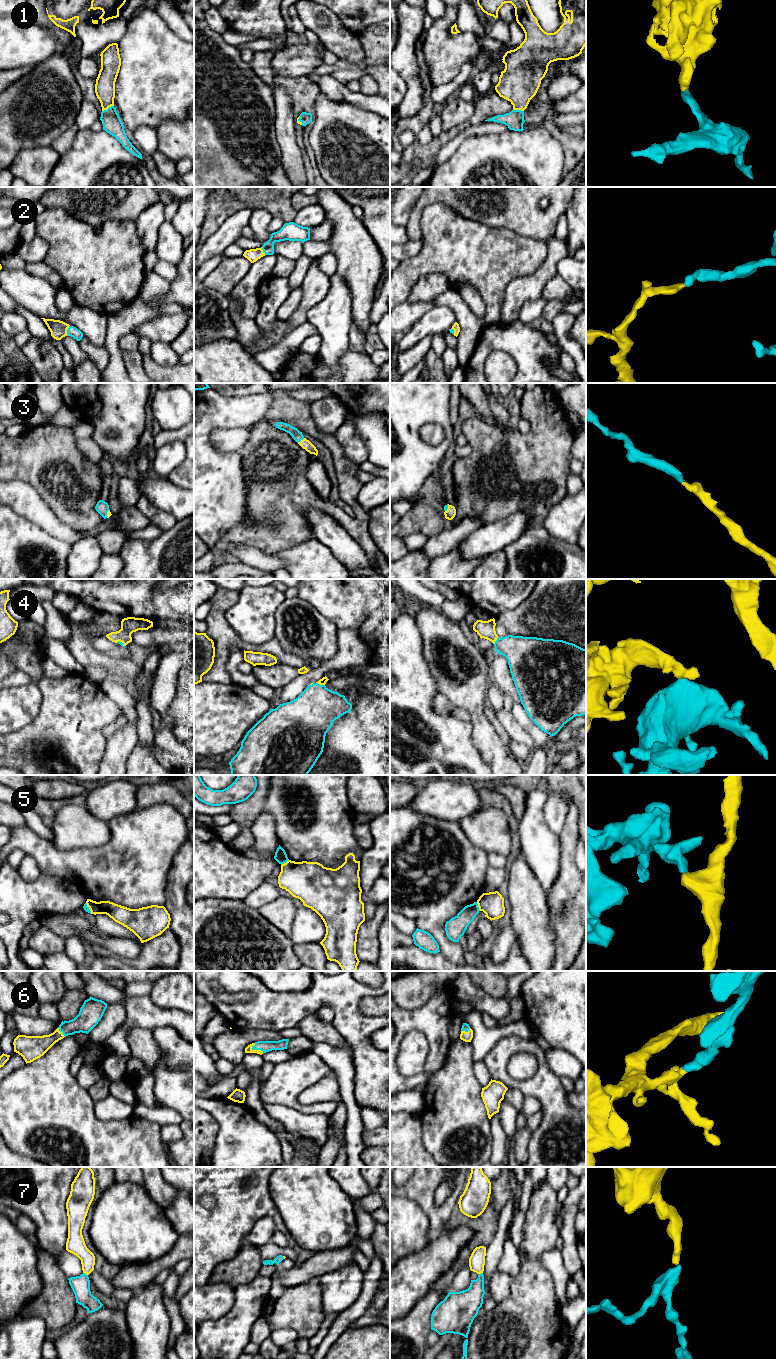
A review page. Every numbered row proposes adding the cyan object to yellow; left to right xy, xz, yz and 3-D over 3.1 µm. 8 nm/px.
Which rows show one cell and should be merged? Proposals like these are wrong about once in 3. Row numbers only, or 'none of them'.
1, 2, 3, 4, 6, 7

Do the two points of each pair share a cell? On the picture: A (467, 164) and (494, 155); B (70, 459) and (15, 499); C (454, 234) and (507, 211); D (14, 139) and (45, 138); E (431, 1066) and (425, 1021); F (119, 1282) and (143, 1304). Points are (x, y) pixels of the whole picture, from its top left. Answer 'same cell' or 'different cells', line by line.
A: same cell
B: different cells
C: different cells
D: same cell
E: same cell
F: different cells

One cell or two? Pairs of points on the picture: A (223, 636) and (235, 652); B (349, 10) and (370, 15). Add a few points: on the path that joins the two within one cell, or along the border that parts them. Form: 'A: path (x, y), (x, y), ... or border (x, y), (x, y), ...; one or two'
A: border (243, 648), (231, 647), (226, 670); two
B: path (346, 18), (362, 22); one

